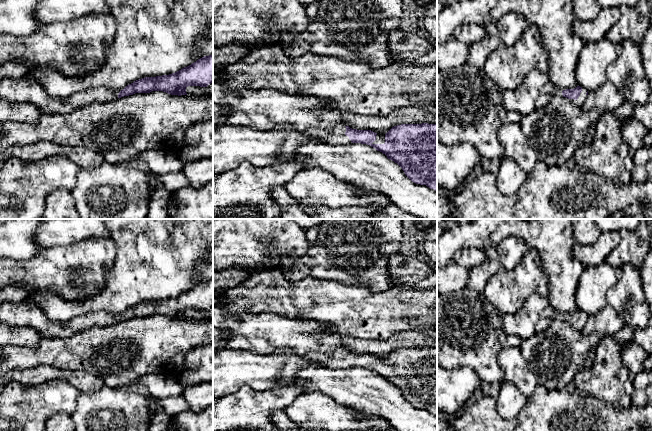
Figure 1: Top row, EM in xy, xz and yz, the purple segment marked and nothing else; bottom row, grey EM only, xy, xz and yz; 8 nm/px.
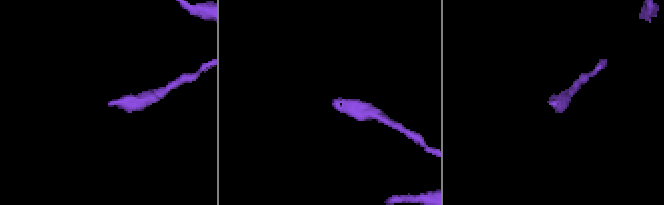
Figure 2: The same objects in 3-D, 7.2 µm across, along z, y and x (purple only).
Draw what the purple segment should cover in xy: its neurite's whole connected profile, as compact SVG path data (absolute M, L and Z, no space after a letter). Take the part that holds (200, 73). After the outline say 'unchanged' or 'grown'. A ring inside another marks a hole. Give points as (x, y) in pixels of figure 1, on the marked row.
M209 55L175 73L136 80L123 90L111 90L104 87L90 88L66 98L50 95L37 80L28 74L18 79L7 77L0 80L0 98L11 103L31 103L44 114L69 113L92 103L109 102L135 93L163 91L171 95L187 95L188 86L207 87L212 82L213 55Z; grown

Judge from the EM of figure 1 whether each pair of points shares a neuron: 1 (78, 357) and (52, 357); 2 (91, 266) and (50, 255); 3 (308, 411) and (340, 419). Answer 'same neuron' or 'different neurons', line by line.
1: same neuron
2: same neuron
3: same neuron

